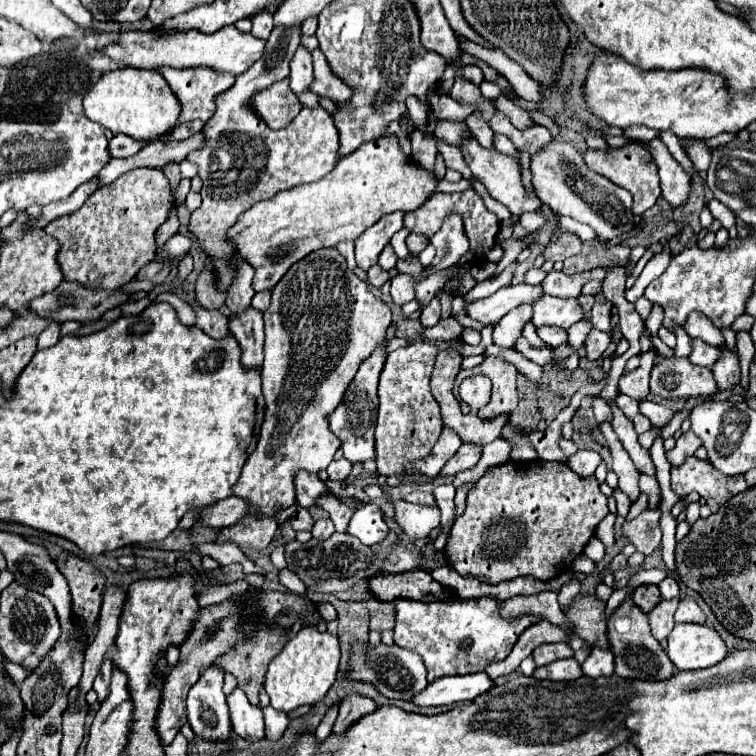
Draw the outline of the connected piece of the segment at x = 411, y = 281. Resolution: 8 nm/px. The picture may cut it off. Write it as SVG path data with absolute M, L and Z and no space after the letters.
M397 274L391 280L391 298L395 304L403 306L415 298L415 285L423 280L423 276L413 277L408 274Z

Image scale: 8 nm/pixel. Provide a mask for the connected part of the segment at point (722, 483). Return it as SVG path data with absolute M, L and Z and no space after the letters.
M689 456L681 466L671 466L671 490L673 490L679 498L687 496L689 492L697 492L701 498L707 500L707 506L711 508L711 512L717 512L729 498L733 498L735 494L745 492L747 488L749 488L749 486L747 486L747 482L745 482L743 476L727 478L727 476L723 476L721 472L717 472L711 462L697 460L695 456Z

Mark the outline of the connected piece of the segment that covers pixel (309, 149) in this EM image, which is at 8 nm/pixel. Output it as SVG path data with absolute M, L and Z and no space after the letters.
M301 26L273 28L263 58L245 70L245 74L237 76L237 82L217 98L217 110L203 128L203 148L187 156L189 162L199 166L199 176L203 180L203 204L191 214L189 230L205 248L207 256L227 258L233 252L225 234L237 222L239 214L261 200L273 198L281 190L321 180L339 160L339 132L331 114L323 108L301 108L289 126L271 130L249 106L257 90L265 90L275 80L283 80L289 74L289 62L299 42Z

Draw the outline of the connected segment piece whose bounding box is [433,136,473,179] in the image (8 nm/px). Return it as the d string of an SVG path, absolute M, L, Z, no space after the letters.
M433 136L438 151L442 154L446 167L461 173L464 179L472 179L473 175L467 166L459 148L445 144Z

